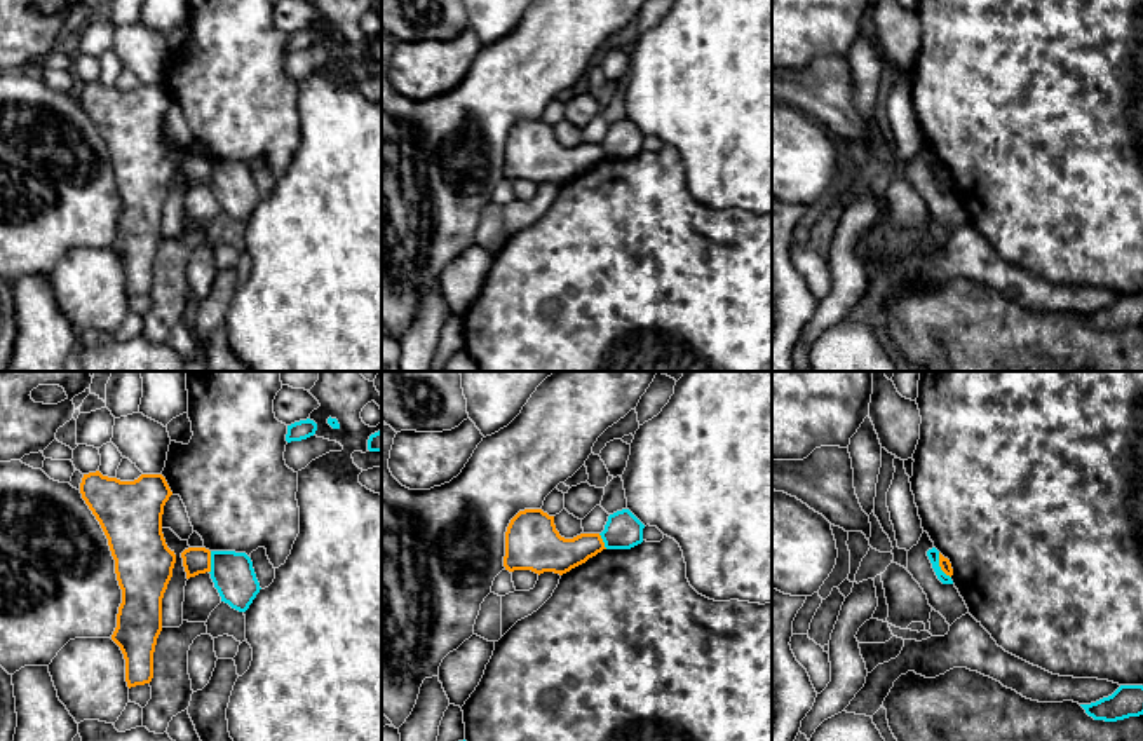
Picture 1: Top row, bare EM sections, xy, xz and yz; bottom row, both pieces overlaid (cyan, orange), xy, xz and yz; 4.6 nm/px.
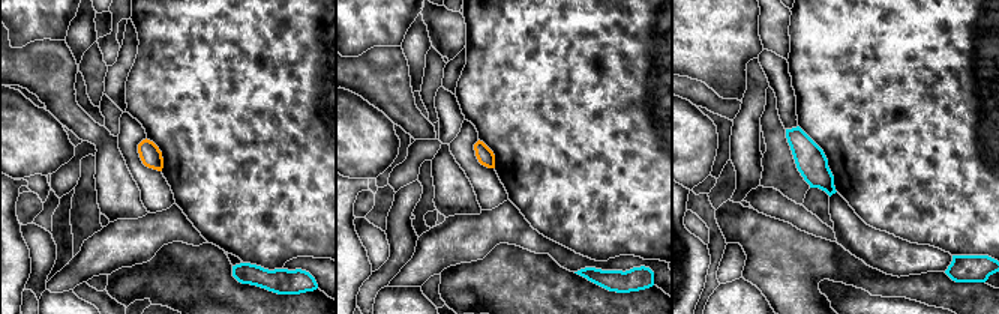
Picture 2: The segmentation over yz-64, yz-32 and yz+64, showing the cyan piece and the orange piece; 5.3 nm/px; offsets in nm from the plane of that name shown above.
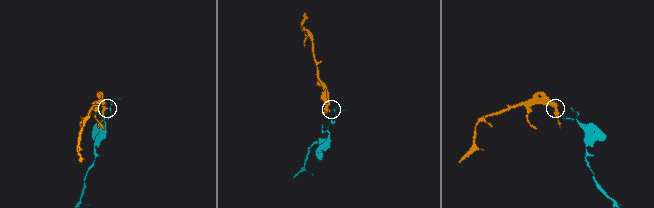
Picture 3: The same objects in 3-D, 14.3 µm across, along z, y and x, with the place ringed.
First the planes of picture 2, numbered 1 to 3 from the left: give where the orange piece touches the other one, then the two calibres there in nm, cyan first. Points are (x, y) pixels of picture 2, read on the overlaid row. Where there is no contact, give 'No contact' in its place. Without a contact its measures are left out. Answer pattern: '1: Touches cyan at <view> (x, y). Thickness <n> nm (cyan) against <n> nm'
1: No contact
2: No contact
3: No contact

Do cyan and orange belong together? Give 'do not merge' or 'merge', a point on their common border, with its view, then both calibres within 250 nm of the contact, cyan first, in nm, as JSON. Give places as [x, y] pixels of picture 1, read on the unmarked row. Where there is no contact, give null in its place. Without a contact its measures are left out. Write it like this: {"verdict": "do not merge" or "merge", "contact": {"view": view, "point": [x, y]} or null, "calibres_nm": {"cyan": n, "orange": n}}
{"verdict": "do not merge", "contact": {"view": "yz", "point": [938, 175]}, "calibres_nm": {"cyan": 50, "orange": 50}}

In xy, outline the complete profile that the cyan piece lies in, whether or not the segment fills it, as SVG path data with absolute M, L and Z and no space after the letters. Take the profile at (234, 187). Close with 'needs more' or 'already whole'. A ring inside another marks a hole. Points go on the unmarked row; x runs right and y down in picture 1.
M211 160L209 183L221 211L239 221L246 221L261 199L246 162Z; already whole

